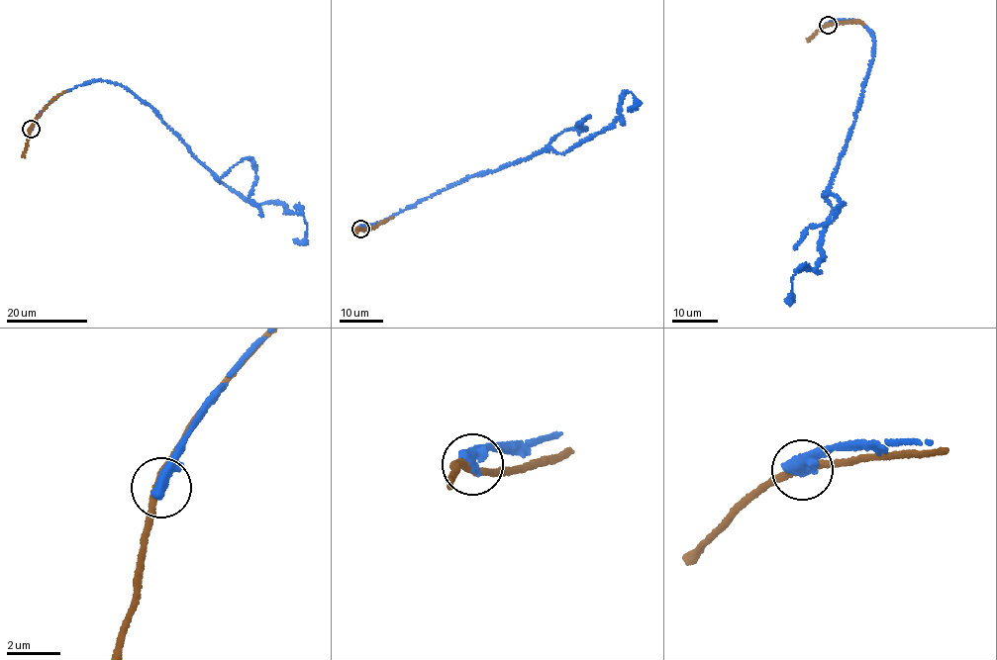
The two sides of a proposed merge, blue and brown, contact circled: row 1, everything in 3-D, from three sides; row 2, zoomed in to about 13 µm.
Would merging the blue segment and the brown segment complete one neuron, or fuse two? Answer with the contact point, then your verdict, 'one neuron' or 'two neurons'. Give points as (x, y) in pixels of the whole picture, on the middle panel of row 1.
place (360, 229); two neurons

